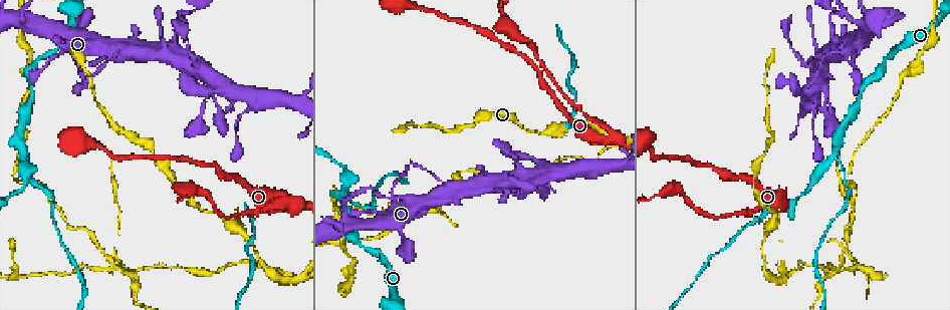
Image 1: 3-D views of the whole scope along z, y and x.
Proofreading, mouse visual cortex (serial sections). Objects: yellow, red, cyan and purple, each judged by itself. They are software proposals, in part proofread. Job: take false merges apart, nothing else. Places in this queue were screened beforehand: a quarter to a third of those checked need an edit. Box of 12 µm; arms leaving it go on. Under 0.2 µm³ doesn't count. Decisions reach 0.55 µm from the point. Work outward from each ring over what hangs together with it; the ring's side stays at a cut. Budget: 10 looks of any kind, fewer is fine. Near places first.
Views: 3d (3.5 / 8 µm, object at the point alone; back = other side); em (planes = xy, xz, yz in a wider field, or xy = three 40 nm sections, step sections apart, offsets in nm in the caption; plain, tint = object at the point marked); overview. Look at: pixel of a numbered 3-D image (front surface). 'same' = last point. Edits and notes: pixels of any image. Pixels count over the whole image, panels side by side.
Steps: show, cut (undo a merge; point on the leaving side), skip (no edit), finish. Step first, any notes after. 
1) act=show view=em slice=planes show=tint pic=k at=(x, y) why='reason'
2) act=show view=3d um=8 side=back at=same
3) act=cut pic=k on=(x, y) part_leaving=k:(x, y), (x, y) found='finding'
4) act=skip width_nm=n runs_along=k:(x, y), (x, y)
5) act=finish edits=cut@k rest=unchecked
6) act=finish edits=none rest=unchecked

act=show view=3d um=8 pic=1 at=(295, 280) why='arms part here'

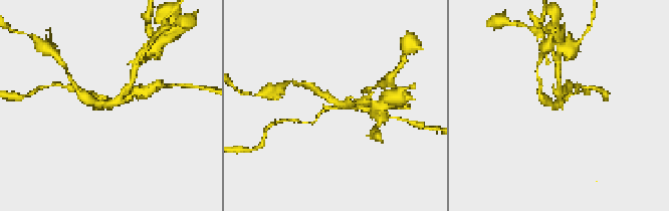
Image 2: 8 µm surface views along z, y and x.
act=show view=3d um=3.5 pic=2 at=(335, 102)

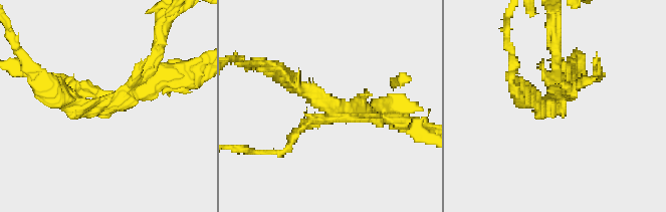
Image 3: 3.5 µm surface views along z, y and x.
act=show view=em slice=xy step=5 show=tint pic=3 at=(105, 106)

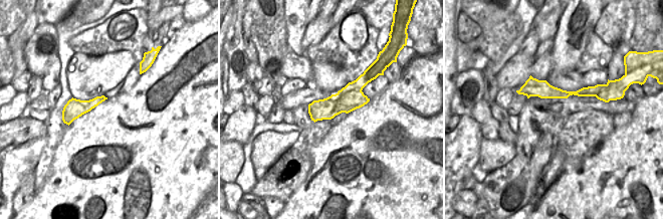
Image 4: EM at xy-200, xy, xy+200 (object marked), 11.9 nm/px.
act=cut pic=3 on=(154, 55) part_leaving=3:(330, 118), (306, 123), (281, 154), (254, 151) found='a second cell is stuck on'

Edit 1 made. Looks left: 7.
act=show view=overview why='redraw'

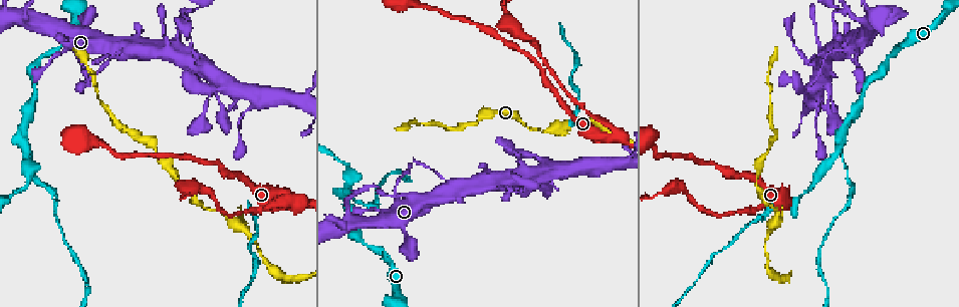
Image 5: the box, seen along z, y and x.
act=show view=3d um=3.5 pic=5 at=(617, 136) why='abrupt turn'

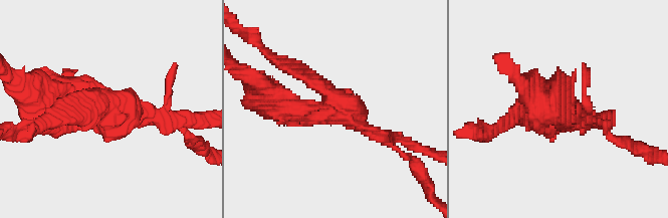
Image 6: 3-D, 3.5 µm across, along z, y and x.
act=show view=em slice=xy step=5 show=tint pic=6 at=(333, 105)

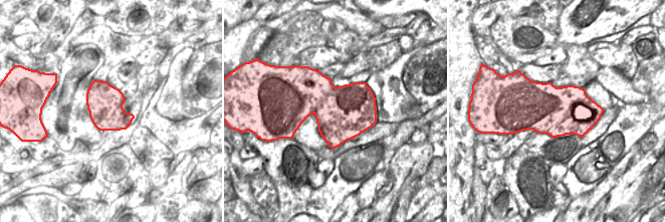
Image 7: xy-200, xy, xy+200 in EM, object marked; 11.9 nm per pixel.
act=cut pic=6 on=(300, 72) border=7:(582, 88), (555, 92), (524, 130) found='two cells meet here'

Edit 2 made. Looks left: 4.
act=show view=3d um=3.5 pic=5 at=(944, 14) why='thin neck'

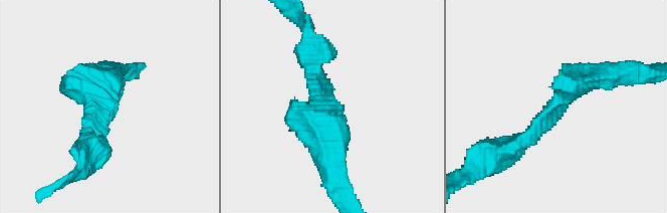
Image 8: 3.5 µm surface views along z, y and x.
act=show view=em slice=xy step=2 show=tint pic=8 at=(551, 103)

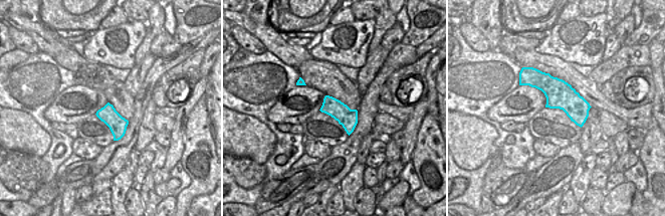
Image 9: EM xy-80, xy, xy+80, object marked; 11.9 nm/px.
act=skip width_nm=240 runs_along=8:(505, 151), (593, 70) found='all the same cell'

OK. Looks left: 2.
act=show view=3d um=3.5 side=back pic=5 at=(349, 194) why='three-way junction'

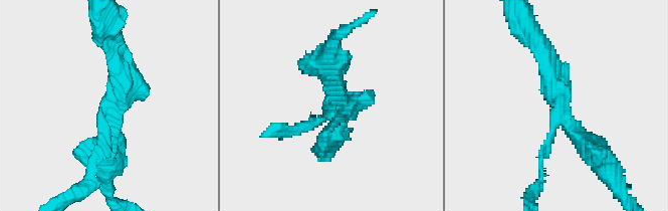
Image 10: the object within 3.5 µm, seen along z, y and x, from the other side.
act=show view=em slice=xy step=2 show=tint pic=10 at=(111, 100)

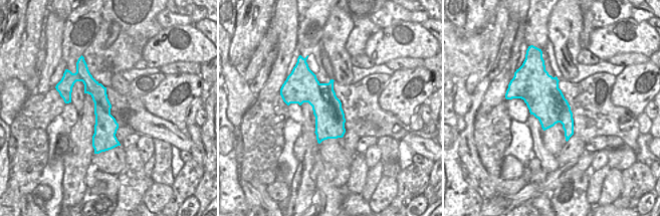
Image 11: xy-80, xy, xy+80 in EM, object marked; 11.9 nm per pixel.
act=skip arms=3 runs_along=10:(539, 41), (565, 119), (596, 156) found='continuous, no second cell'

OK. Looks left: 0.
act=finish edits=cut@3,cut@6 rest=unchecked

